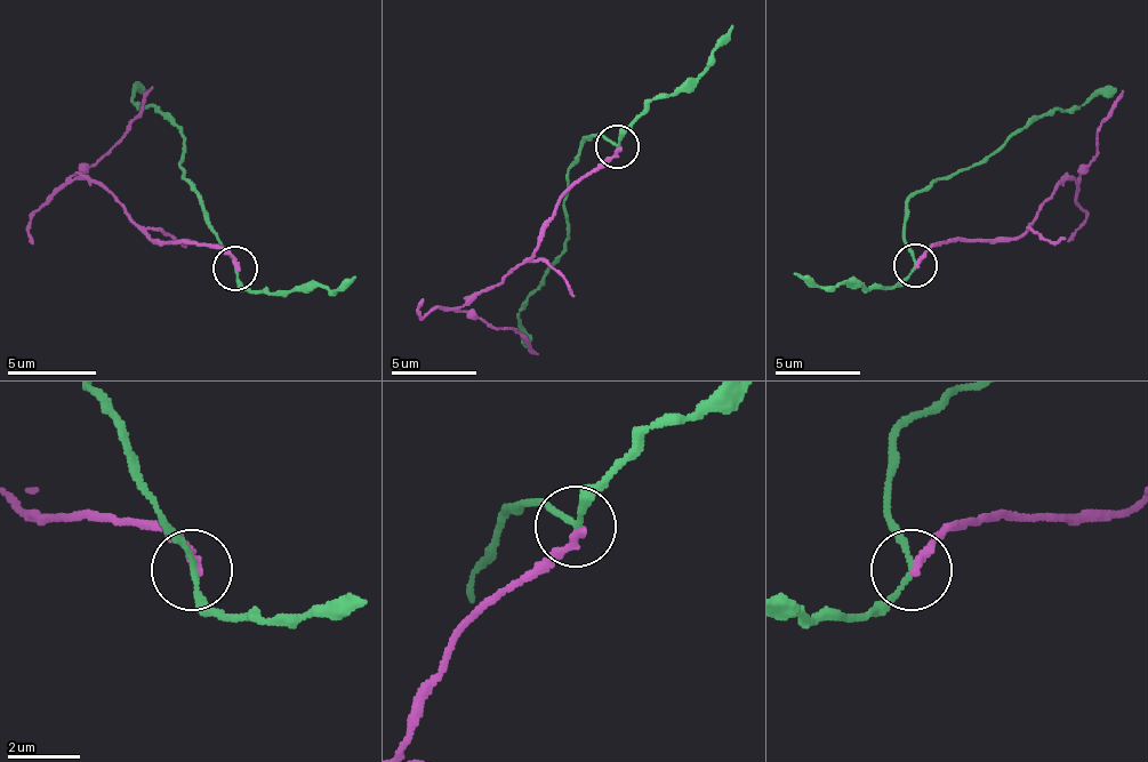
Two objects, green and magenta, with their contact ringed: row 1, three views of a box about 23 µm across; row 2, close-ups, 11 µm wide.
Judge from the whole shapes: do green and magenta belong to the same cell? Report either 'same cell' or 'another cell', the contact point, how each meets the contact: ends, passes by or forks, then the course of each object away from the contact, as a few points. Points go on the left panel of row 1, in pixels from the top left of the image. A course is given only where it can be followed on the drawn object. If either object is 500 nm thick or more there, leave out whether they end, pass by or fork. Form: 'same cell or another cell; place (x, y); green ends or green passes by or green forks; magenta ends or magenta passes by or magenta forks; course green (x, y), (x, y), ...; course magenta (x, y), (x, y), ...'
another cell; place (234, 269); green passes by; magenta ends; course green (233, 267), (181, 165), (185, 138), (162, 115), (131, 98), (141, 85); course magenta (233, 267), (230, 254), (185, 240), (153, 240), (82, 174), (127, 129), (153, 85)

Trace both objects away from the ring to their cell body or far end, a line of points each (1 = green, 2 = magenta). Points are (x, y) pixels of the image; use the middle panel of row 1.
1: (616, 147), (603, 135), (581, 143), (564, 211), (569, 241), (518, 314), (526, 349)
2: (616, 147), (611, 157), (569, 190), (539, 250), (479, 293), (471, 310), (492, 327), (513, 327), (539, 353)

